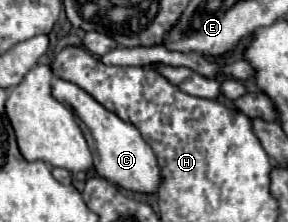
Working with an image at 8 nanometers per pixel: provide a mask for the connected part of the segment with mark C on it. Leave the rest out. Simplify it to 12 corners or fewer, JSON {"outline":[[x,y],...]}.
{"outline":[[53,81],[103,179],[157,193],[157,157],[131,123],[81,87]]}

